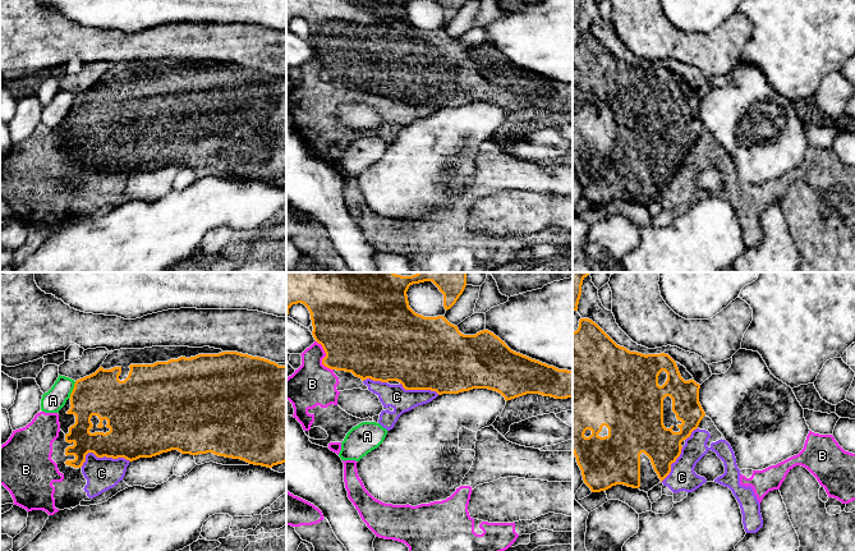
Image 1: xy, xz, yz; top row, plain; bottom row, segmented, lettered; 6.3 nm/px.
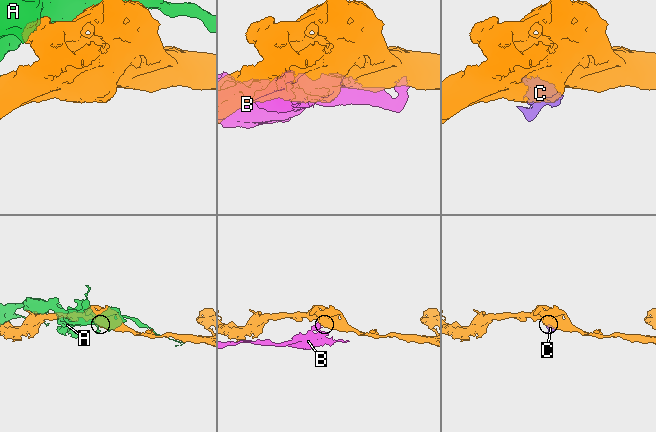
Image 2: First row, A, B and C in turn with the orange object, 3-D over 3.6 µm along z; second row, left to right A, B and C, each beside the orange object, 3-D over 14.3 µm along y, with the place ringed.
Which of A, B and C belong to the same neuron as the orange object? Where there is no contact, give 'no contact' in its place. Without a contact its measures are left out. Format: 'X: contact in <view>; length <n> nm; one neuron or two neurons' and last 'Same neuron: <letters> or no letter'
A: contact in xy; length 120 nm; two neurons
B: contact in xz; length 220 nm; two neurons
C: contact in xy; length 320 nm; two neurons
Same neuron: no letter

